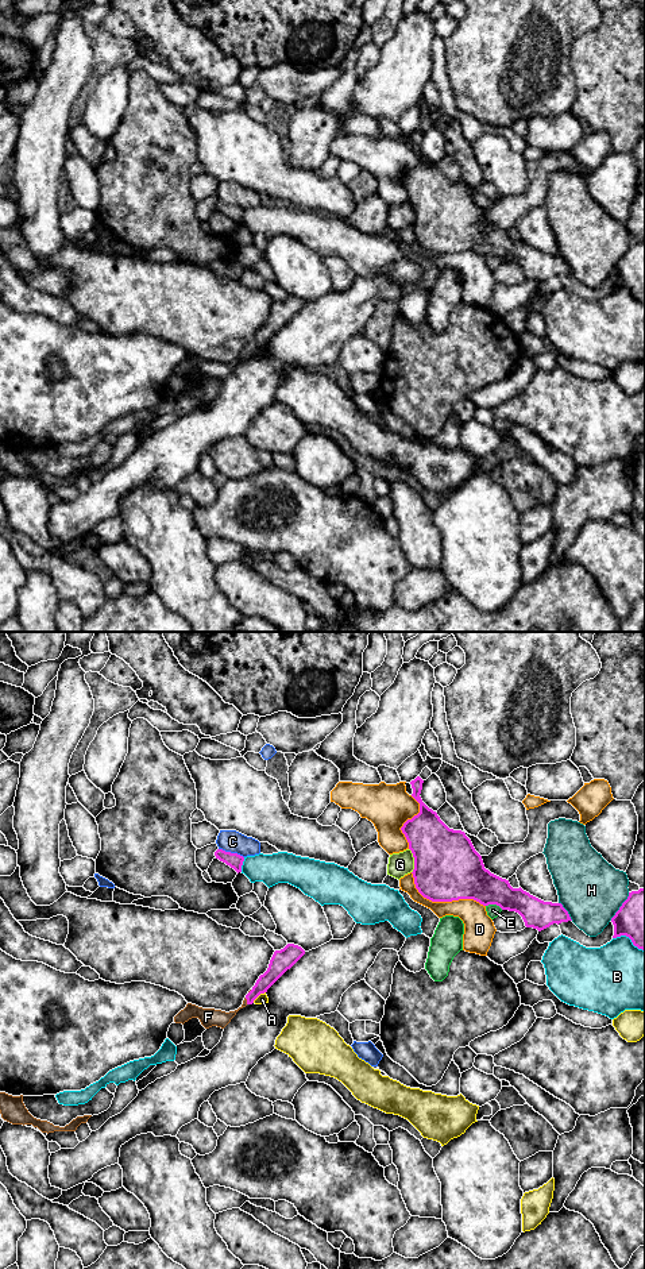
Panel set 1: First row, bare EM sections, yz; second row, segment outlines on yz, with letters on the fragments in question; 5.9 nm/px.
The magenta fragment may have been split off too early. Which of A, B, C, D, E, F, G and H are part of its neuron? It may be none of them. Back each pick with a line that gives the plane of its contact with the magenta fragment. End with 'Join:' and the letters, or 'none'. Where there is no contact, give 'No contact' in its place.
F: Touches magenta in yz
Join: F

